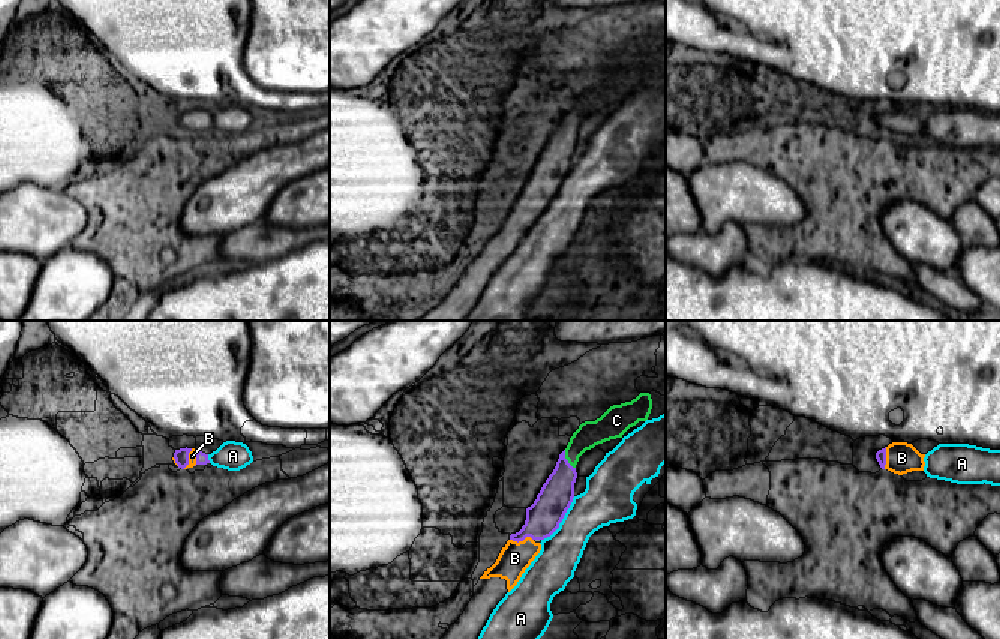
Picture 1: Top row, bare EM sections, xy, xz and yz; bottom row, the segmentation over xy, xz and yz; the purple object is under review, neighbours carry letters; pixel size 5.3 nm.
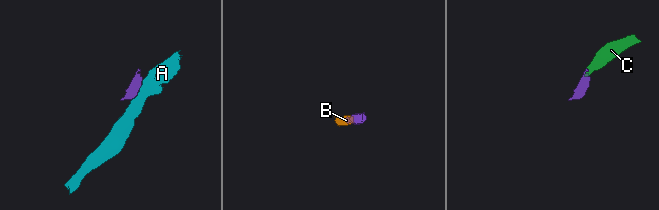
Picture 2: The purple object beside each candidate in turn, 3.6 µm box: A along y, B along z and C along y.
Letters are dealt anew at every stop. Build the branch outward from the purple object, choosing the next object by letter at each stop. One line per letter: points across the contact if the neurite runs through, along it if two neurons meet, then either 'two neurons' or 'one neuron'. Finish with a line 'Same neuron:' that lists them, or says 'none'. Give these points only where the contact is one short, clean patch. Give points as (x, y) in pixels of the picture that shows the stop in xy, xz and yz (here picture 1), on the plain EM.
A: border xz (574, 161), (559, 189), (541, 204); two neurons
B: way xz (543, 182), (522, 204), (520, 215), (514, 222); one neuron
C: way xz (556, 158), (564, 140), (565, 123), (589, 98); one neuron
Same neuron: B, C

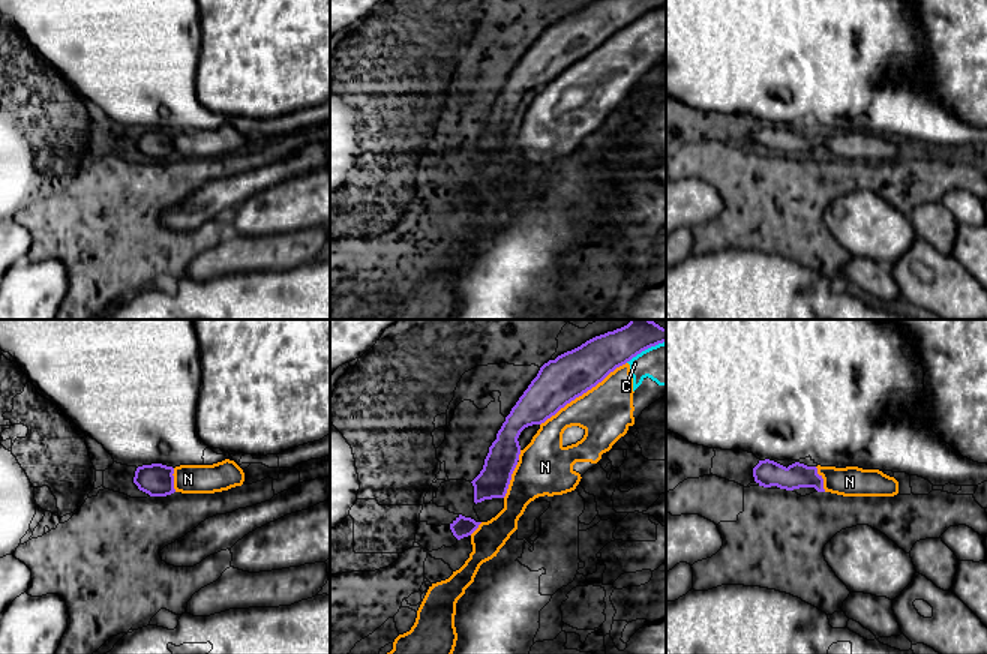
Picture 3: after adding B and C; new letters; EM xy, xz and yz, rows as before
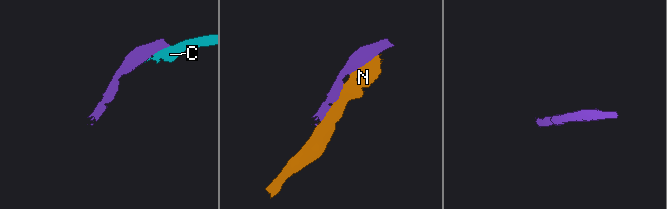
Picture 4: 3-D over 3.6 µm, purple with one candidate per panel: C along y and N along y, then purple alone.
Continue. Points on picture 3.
C: border xz (665, 5), (642, 14), (626, 26); two neurons
N: two neurons
Same neuron: none

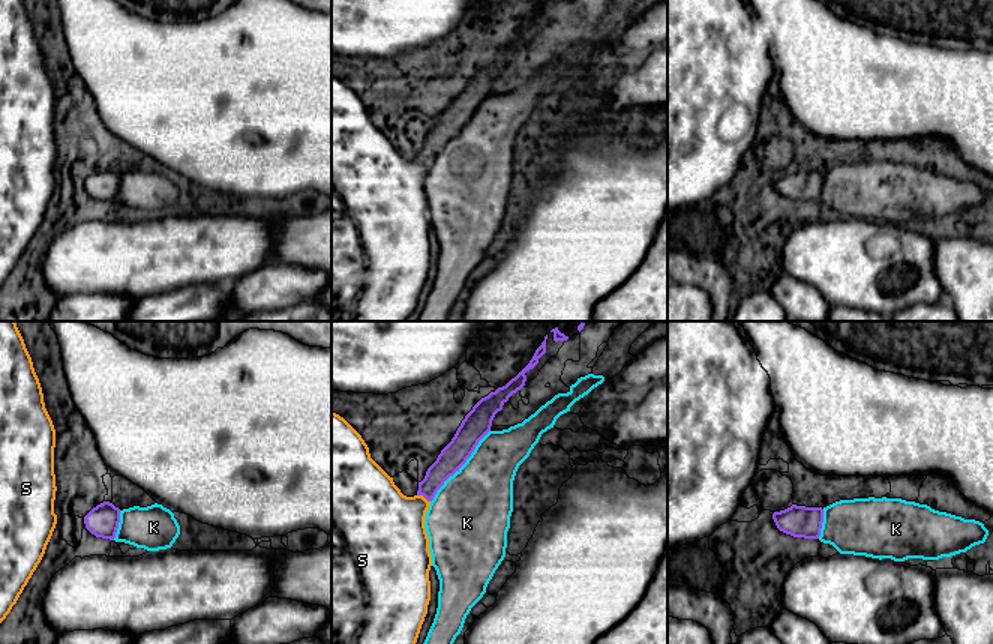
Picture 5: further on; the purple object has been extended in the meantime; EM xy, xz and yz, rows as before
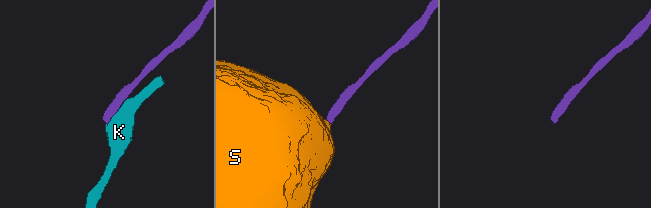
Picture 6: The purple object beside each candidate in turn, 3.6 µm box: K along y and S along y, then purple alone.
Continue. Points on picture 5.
K: two neurons
S: way xz (450, 123), (423, 159), (389, 191); one neuron
Same neuron: S

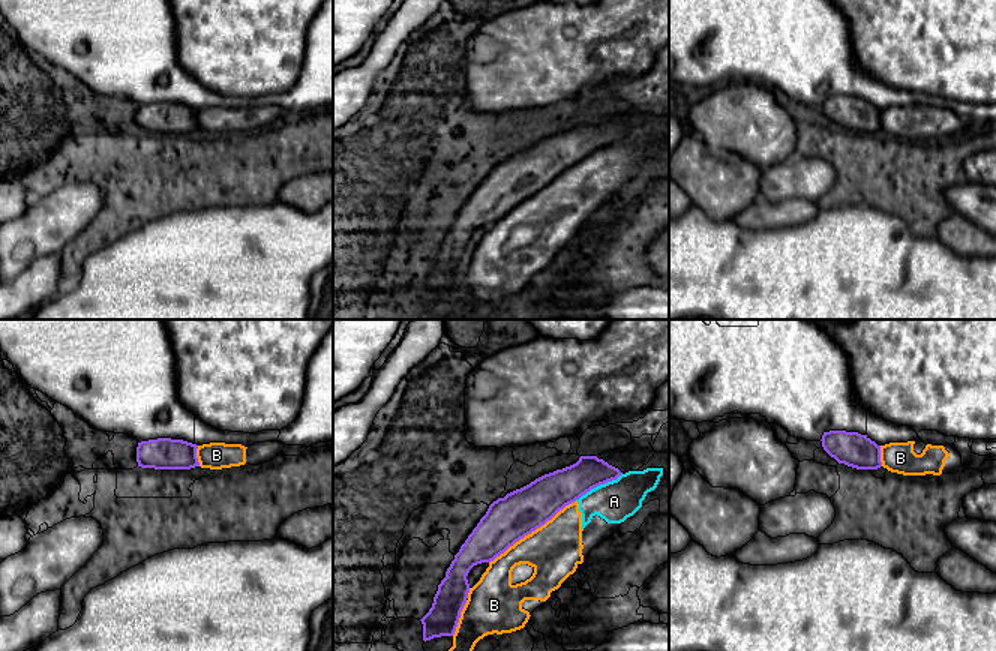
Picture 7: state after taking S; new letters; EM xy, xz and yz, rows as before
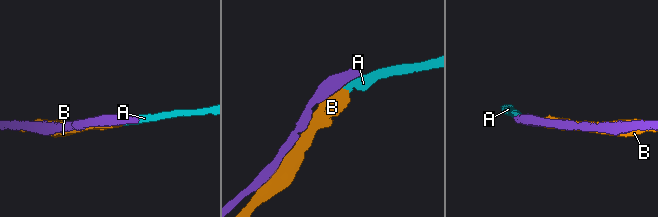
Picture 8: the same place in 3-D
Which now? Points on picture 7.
A: border xz (621, 137), (575, 164); two neurons
B: two neurons
Same neuron: none

